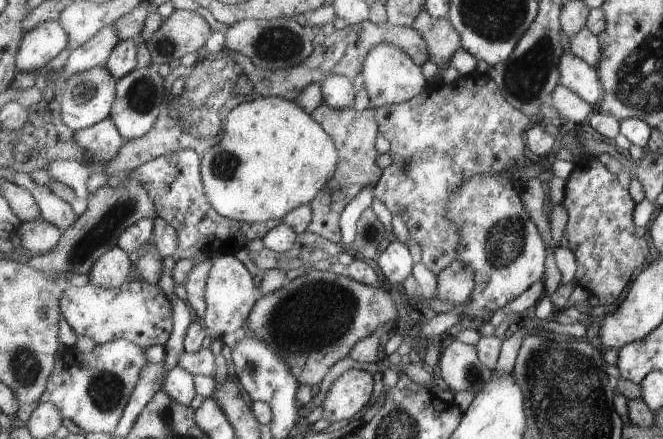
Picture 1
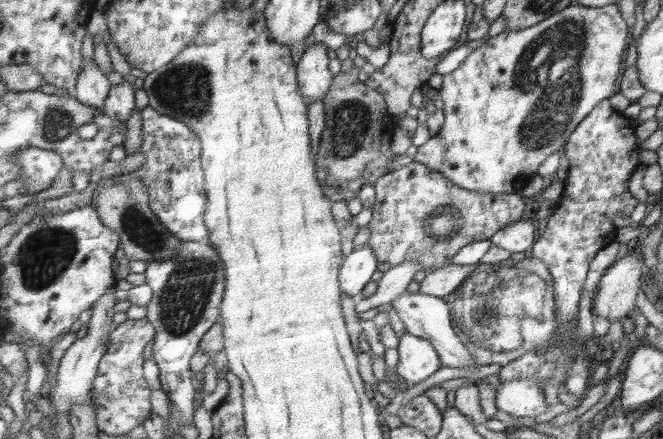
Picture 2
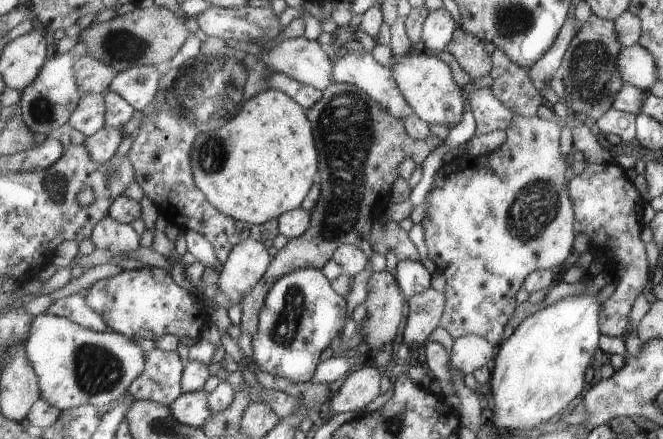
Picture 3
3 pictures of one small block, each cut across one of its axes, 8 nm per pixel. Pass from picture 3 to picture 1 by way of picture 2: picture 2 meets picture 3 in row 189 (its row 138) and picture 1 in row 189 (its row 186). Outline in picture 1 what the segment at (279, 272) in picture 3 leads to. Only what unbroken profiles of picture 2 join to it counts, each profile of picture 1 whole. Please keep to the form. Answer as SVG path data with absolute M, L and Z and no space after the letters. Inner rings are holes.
M324 103L310 113L315 120L326 128L327 132L331 134L331 138L334 138L339 154L339 163L334 178L327 182L325 188L317 194L317 197L311 203L314 216L306 232L318 234L333 243L341 243L339 220L341 220L343 210L363 188L371 187L374 189L384 172L377 166L379 152L375 148L375 142L377 142L377 137L381 136L377 122L377 109L355 110L349 108L349 110L335 110L335 108Z

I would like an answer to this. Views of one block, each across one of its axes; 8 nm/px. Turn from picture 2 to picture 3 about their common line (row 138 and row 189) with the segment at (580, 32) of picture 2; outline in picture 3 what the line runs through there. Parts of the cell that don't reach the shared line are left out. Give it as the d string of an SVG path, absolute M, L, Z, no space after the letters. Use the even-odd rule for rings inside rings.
M515 115L513 122L510 123L506 131L507 138L499 148L479 157L472 157L467 154L461 160L463 162L462 166L458 165L457 159L454 162L444 162L433 176L434 182L425 196L427 214L423 219L422 225L426 230L428 258L432 260L446 278L446 285L443 291L447 297L447 304L440 326L446 328L455 339L468 334L474 334L486 338L493 346L500 346L505 340L506 326L518 310L517 292L521 290L521 286L524 286L526 278L536 270L549 269L553 271L554 268L561 267L564 264L563 262L574 252L573 242L575 242L576 234L575 211L569 187L571 157L566 157L565 161L563 154L561 154L561 127L561 121L553 123L541 119L539 116L524 117Z

